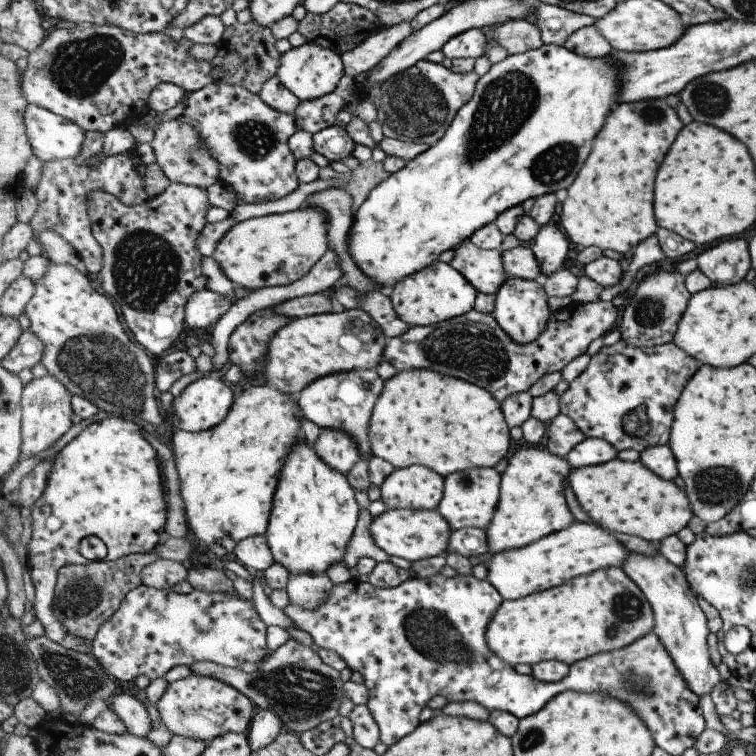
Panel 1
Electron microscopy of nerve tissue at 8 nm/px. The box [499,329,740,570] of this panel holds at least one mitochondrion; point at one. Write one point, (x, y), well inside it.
(636, 424)

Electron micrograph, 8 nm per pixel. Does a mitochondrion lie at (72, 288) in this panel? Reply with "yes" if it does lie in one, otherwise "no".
no

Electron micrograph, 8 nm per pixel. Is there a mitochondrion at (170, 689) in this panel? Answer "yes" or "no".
no

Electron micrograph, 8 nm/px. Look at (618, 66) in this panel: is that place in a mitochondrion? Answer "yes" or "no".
no

